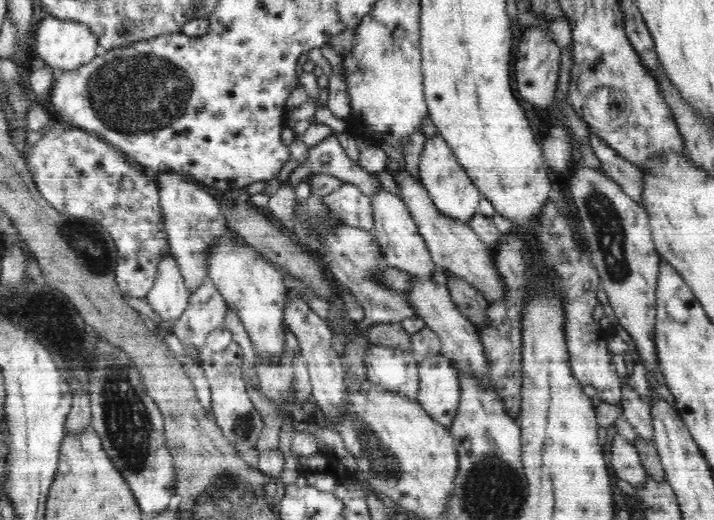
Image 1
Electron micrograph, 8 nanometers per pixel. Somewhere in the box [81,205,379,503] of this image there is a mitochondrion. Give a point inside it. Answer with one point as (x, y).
(127, 422)

